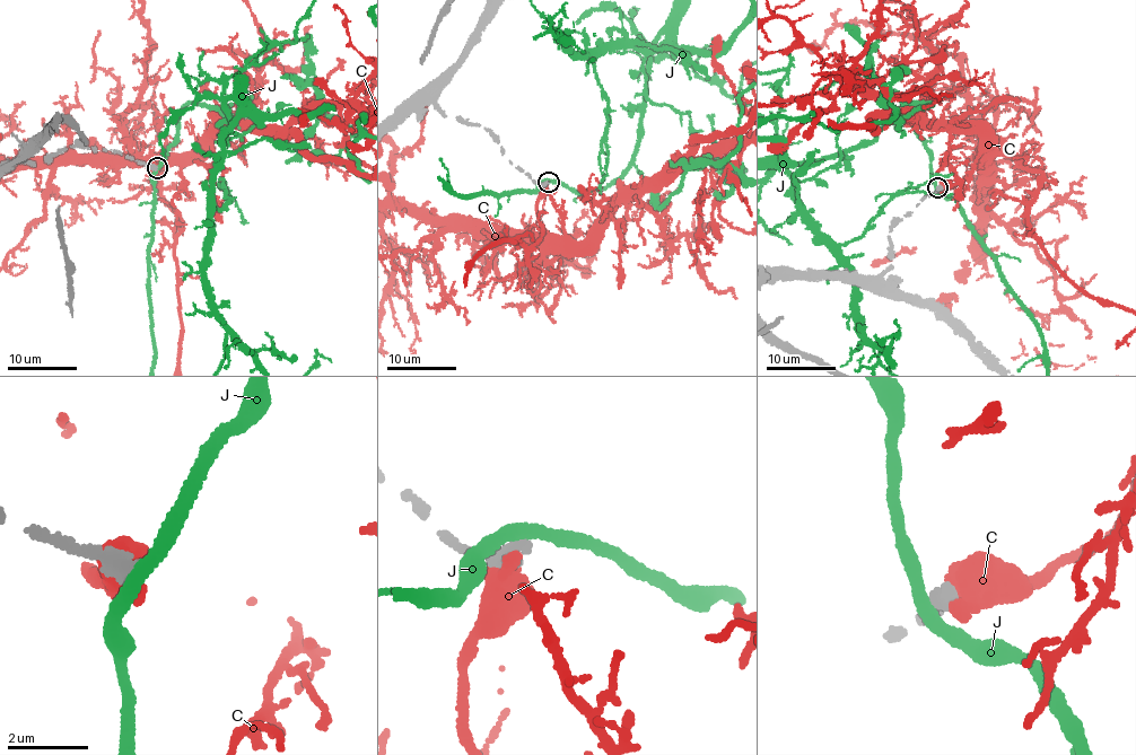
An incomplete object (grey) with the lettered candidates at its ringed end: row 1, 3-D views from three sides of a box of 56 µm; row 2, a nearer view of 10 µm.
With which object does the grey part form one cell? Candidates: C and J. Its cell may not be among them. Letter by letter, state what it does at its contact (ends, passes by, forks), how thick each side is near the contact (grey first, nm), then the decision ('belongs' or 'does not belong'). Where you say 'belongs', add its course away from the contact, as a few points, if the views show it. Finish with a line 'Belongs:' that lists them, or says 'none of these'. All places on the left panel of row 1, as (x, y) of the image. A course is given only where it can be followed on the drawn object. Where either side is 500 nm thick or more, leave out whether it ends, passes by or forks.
C: 480/500 nm | does not belong
J: it passes by | 440/360 nm | does not belong
Belongs: none of these

